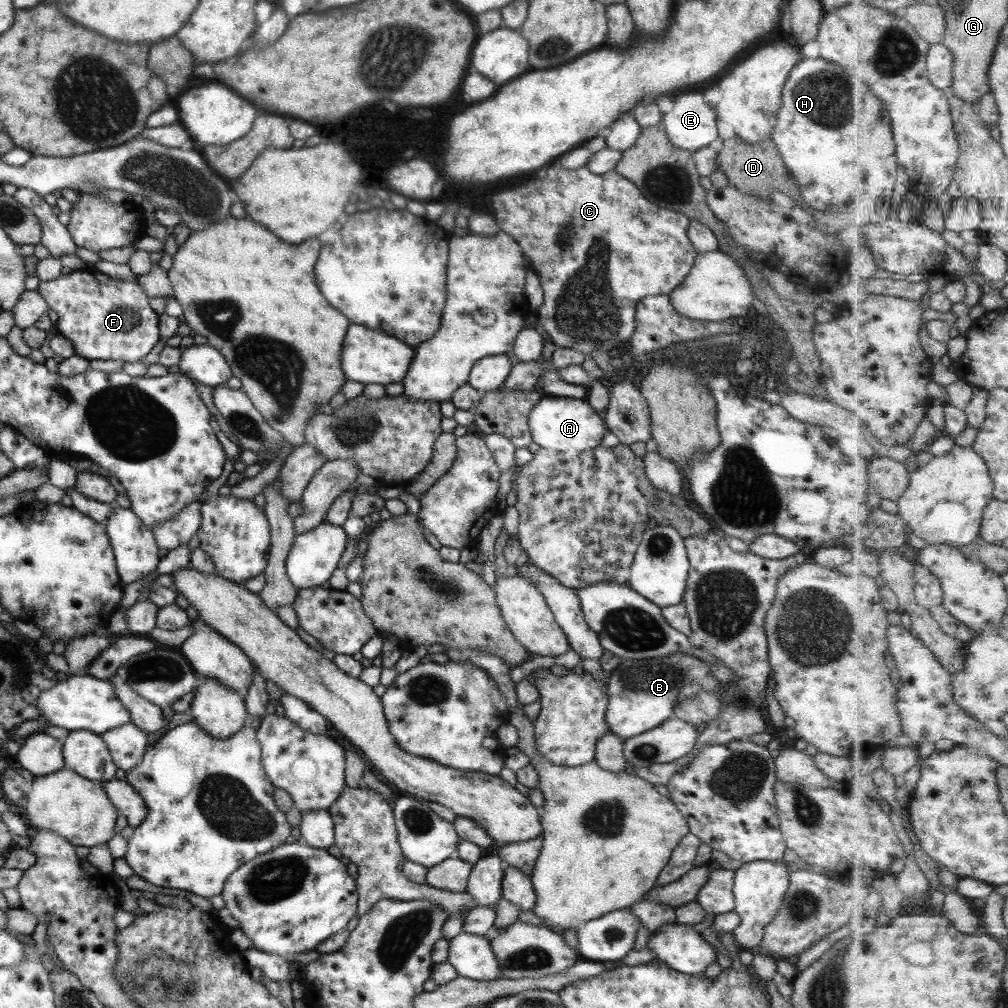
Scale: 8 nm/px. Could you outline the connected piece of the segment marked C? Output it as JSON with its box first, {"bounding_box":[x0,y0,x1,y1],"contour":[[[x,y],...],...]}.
{"bounding_box":[492,162,697,356],"contour":[[[559,162],[550,164],[546,169],[545,178],[527,180],[527,182],[515,186],[515,188],[493,194],[492,217],[501,231],[520,247],[522,254],[528,258],[528,268],[532,269],[538,276],[541,290],[543,290],[543,303],[532,312],[536,317],[536,324],[549,336],[549,340],[555,347],[575,349],[583,355],[591,356],[597,349],[608,351],[619,346],[621,342],[630,340],[635,328],[635,304],[639,302],[639,299],[645,296],[669,294],[669,291],[672,291],[687,276],[697,253],[691,246],[686,234],[690,219],[683,214],[664,210],[651,204],[643,198],[635,185],[614,171],[595,175],[591,174],[585,165],[575,168],[575,170],[563,170],[559,167]]]}

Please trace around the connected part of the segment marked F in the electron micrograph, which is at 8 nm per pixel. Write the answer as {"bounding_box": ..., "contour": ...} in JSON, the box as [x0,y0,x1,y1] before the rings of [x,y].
{"bounding_box":[35,268,159,362],"contour":[[[85,268],[55,280],[39,281],[35,291],[47,308],[57,313],[57,334],[69,340],[79,358],[135,362],[159,340],[158,315],[149,307],[149,298],[136,281],[119,280]]]}

